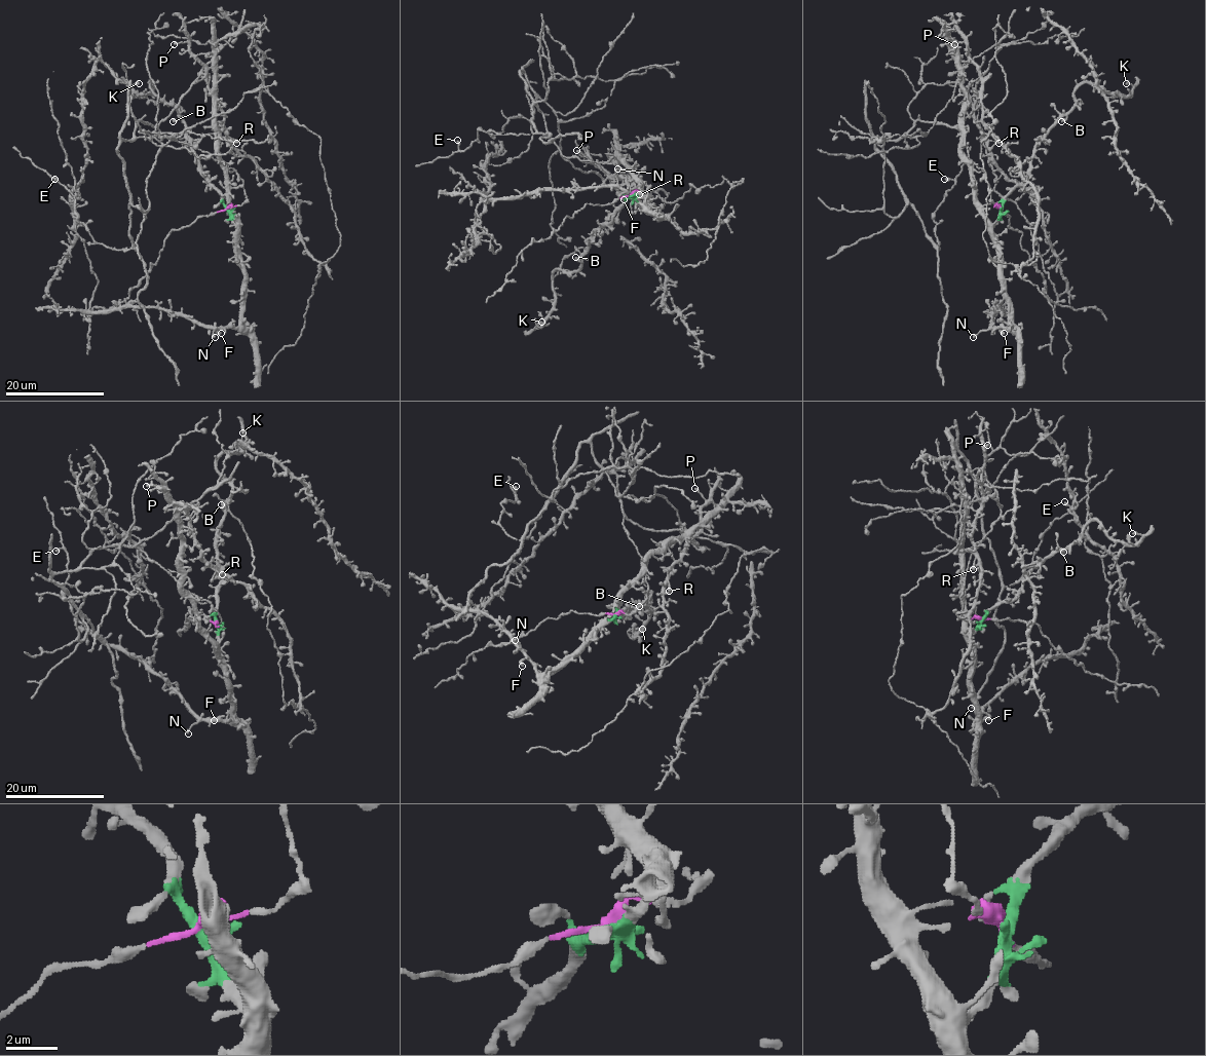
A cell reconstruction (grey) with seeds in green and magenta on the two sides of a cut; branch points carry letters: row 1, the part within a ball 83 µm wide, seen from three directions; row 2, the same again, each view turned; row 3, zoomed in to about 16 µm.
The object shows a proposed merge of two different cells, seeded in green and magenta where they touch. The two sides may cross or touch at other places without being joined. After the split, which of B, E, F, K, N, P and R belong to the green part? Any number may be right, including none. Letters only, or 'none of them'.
B, F, K, N

